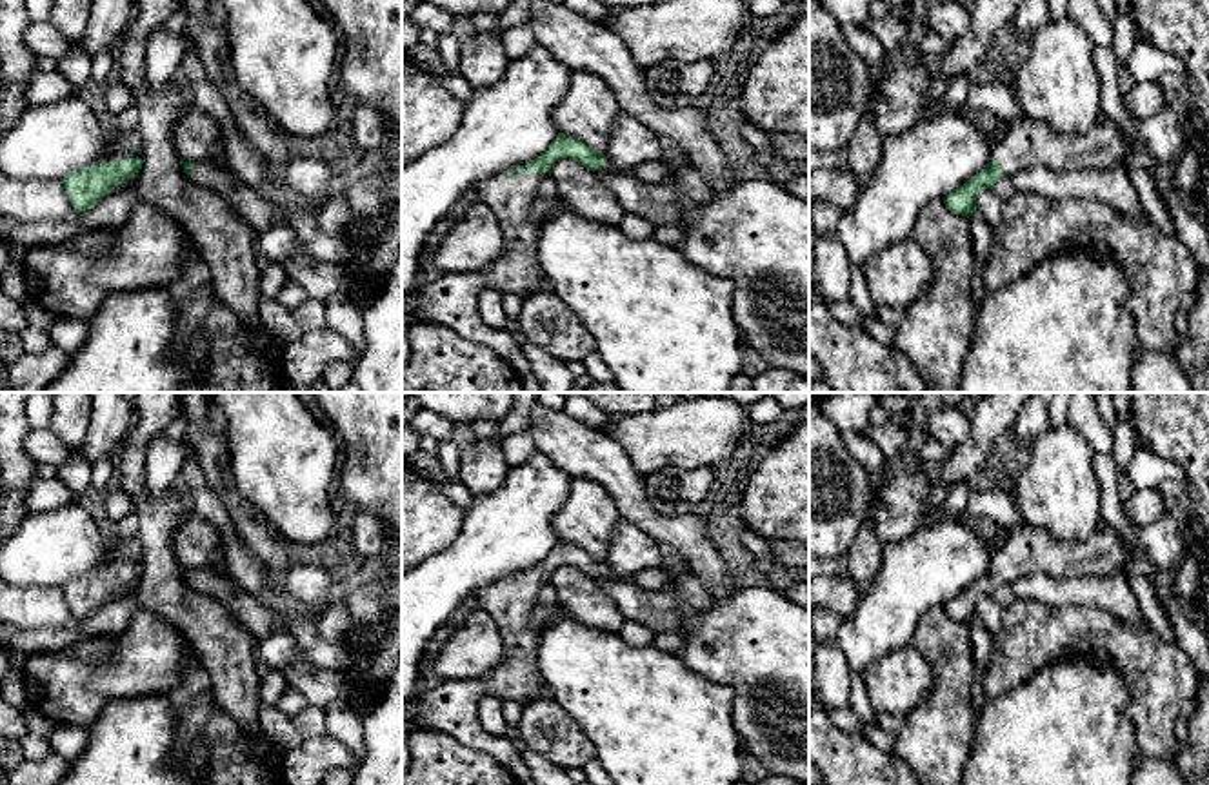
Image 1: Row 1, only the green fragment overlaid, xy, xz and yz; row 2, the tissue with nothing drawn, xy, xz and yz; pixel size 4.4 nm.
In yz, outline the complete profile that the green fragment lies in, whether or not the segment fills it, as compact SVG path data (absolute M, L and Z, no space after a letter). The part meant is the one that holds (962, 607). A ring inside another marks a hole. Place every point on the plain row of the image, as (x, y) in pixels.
M1104 522L1084 542L1062 542L1042 527L1009 529L1007 540L991 554L989 571L949 600L944 611L951 620L969 625L976 618L978 600L993 596L1004 581L1013 583L1034 572L1053 580L1105 578L1122 571L1127 552L1127 542Z

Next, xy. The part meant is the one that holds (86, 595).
M113 551L104 569L65 581L62 591L73 616L87 620L127 583L140 580L140 576L140 563L125 560Z

